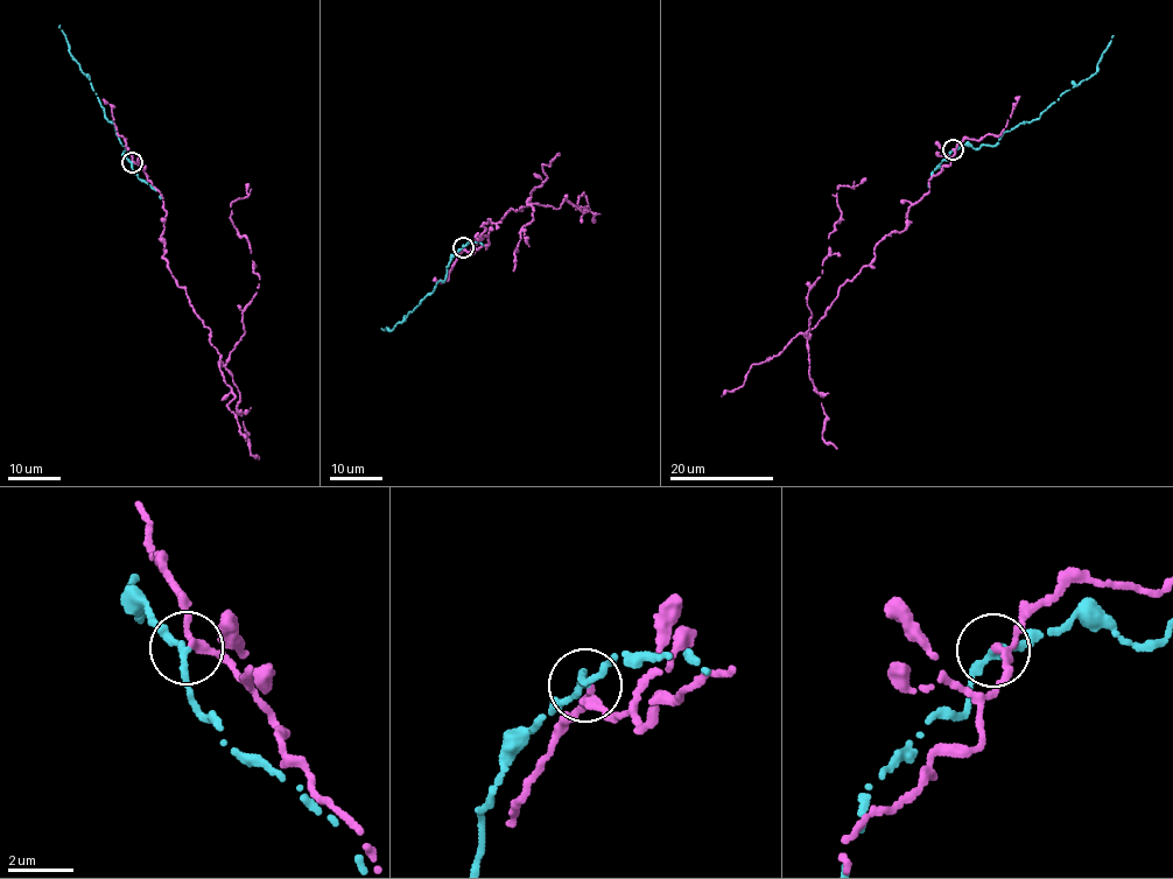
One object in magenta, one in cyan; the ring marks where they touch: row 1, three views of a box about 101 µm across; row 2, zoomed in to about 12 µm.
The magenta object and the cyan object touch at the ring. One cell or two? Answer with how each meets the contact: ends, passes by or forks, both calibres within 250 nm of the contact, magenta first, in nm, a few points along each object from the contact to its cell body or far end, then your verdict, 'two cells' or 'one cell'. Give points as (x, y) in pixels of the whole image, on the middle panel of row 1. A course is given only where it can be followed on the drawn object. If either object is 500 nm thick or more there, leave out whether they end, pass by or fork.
magenta passes by; cyan passes by; calibres 200 and 240 nm; course magenta (464, 246), (486, 248), (483, 224), (512, 209), (567, 199), (588, 210), (583, 194), (595, 222); course cyan (463, 246), (452, 257), (445, 279), (440, 279), (433, 293), (390, 331), (388, 327), (381, 329); two cells

